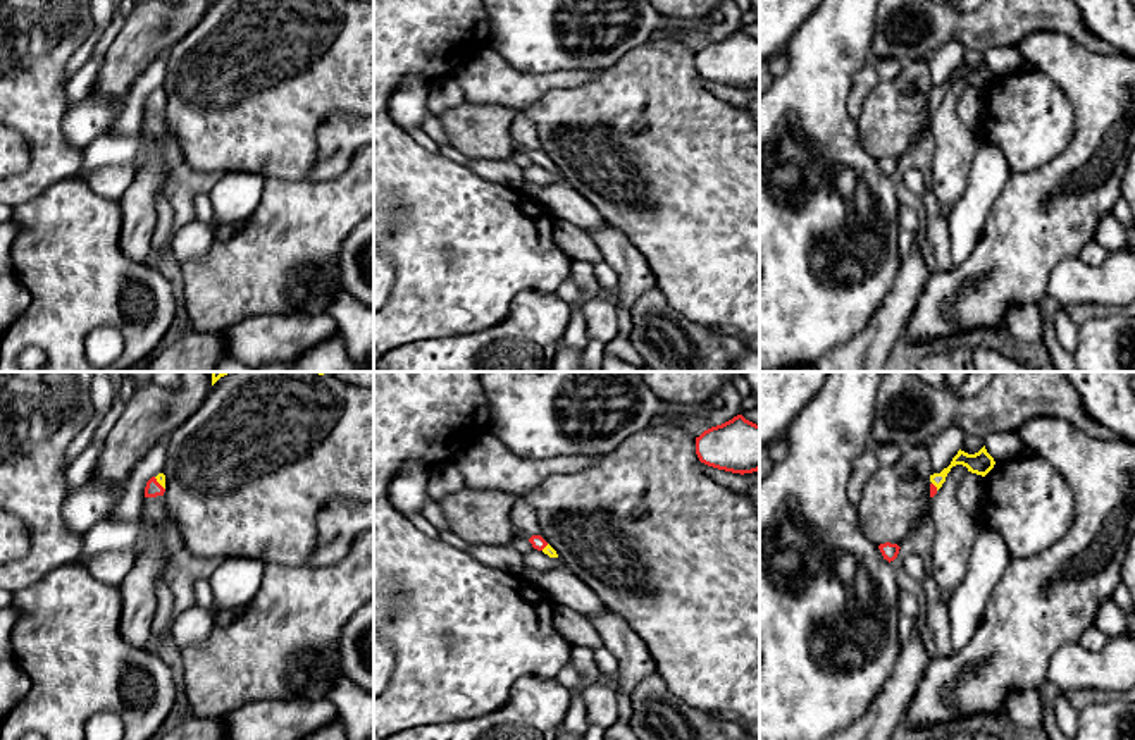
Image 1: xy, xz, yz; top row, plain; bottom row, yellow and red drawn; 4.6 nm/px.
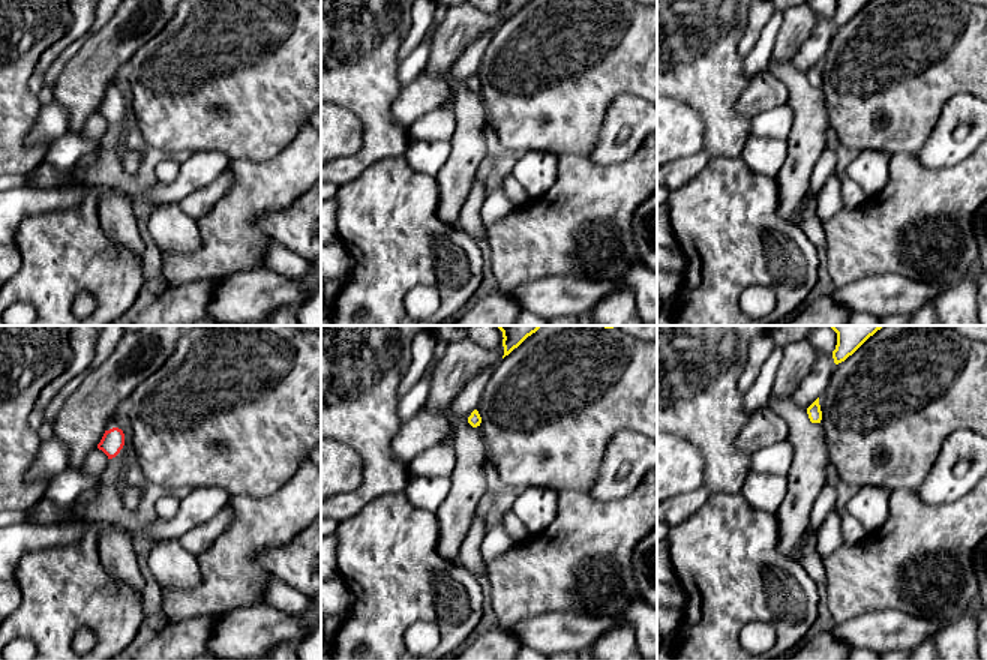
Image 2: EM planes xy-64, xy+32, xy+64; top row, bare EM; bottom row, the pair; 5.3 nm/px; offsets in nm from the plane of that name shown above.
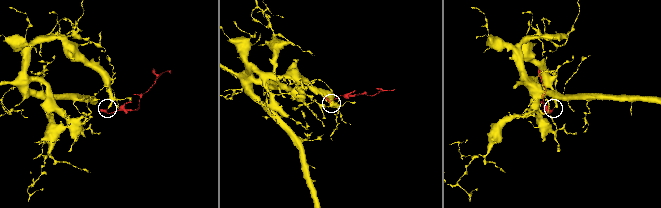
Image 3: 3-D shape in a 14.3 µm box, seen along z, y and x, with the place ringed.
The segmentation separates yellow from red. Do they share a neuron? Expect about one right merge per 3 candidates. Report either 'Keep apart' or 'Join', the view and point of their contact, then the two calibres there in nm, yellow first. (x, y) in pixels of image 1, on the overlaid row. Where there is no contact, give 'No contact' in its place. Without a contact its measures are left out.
Join. Touches yellow at xy (159, 482). Thickness 50 nm (yellow) against 70 nm

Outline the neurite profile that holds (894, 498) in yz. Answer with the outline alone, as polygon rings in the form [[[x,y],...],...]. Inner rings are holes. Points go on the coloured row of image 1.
[[[930,444],[904,446],[896,465],[880,465],[856,508],[863,535],[877,546],[909,546],[915,523],[930,515],[930,475]]]

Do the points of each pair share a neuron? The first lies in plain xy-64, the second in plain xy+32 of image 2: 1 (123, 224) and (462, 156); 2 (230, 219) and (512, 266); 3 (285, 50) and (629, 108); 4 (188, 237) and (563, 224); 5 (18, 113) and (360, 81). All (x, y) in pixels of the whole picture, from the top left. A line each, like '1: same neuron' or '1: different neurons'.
1: same neuron
2: same neuron
3: different neurons
4: different neurons
5: same neuron

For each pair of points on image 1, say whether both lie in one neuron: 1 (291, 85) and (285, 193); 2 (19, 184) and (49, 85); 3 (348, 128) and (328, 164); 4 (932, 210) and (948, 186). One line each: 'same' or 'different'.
1: different
2: same
3: same
4: different

